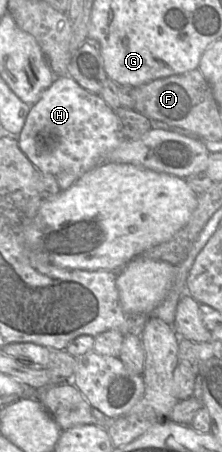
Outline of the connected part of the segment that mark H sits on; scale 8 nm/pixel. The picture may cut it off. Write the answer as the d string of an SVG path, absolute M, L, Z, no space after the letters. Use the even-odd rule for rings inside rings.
M69 75L55 77L40 99L32 105L23 129L17 136L20 149L41 173L57 175L60 172L72 172L78 178L107 162L107 154L124 140L121 123L115 111L99 94L87 91Z

